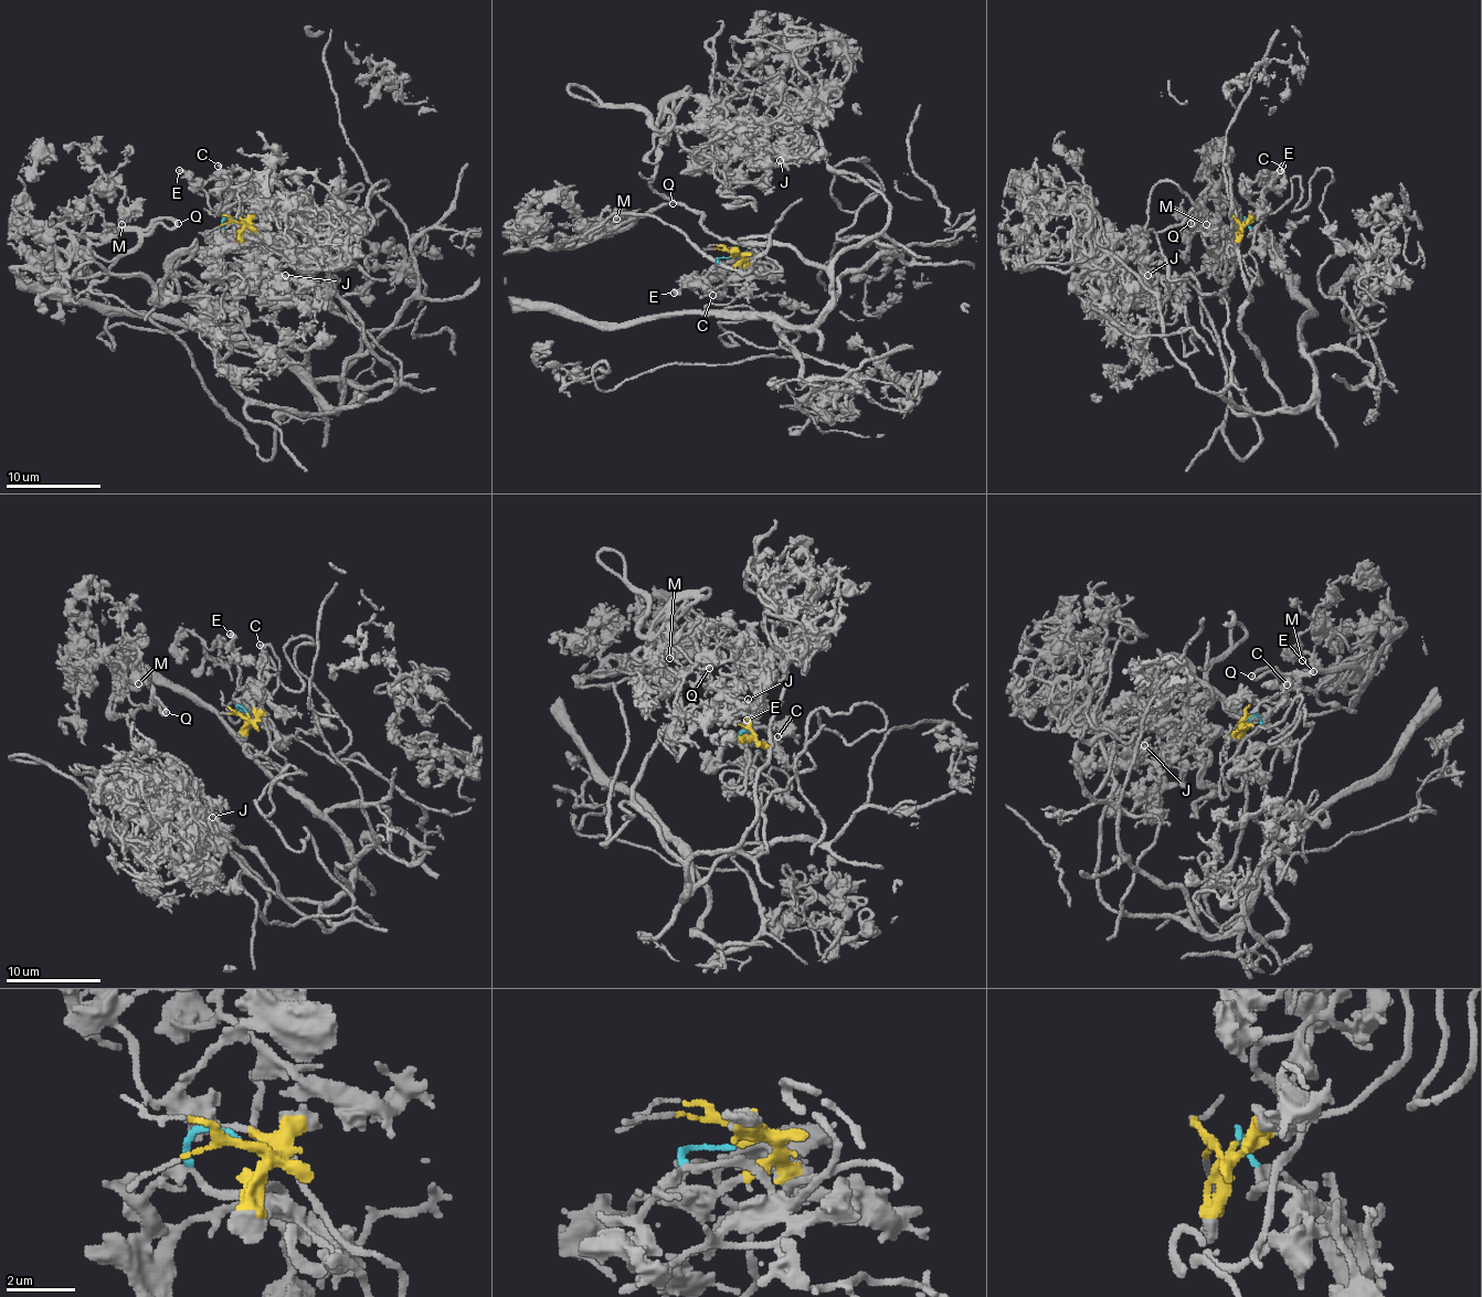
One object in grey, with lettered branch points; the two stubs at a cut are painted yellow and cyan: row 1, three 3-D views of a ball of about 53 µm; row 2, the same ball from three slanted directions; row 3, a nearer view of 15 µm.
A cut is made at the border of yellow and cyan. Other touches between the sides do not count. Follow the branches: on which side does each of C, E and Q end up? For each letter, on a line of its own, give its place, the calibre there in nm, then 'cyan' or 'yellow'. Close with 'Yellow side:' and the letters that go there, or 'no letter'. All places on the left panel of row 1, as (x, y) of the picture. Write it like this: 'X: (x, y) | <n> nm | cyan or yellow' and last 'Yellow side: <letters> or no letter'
C: (218, 166) | 160 nm | yellow
E: (179, 170) | 340 nm | yellow
Q: (178, 223) | 180 nm | cyan
Yellow side: C, E

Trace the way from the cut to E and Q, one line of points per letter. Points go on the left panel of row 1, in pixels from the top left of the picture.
E: (237, 222), (246, 224), (237, 218), (219, 215), (202, 189), (178, 170)
Q: (237, 220), (235, 168), (359, 329), (266, 459), (93, 291), (178, 222)

